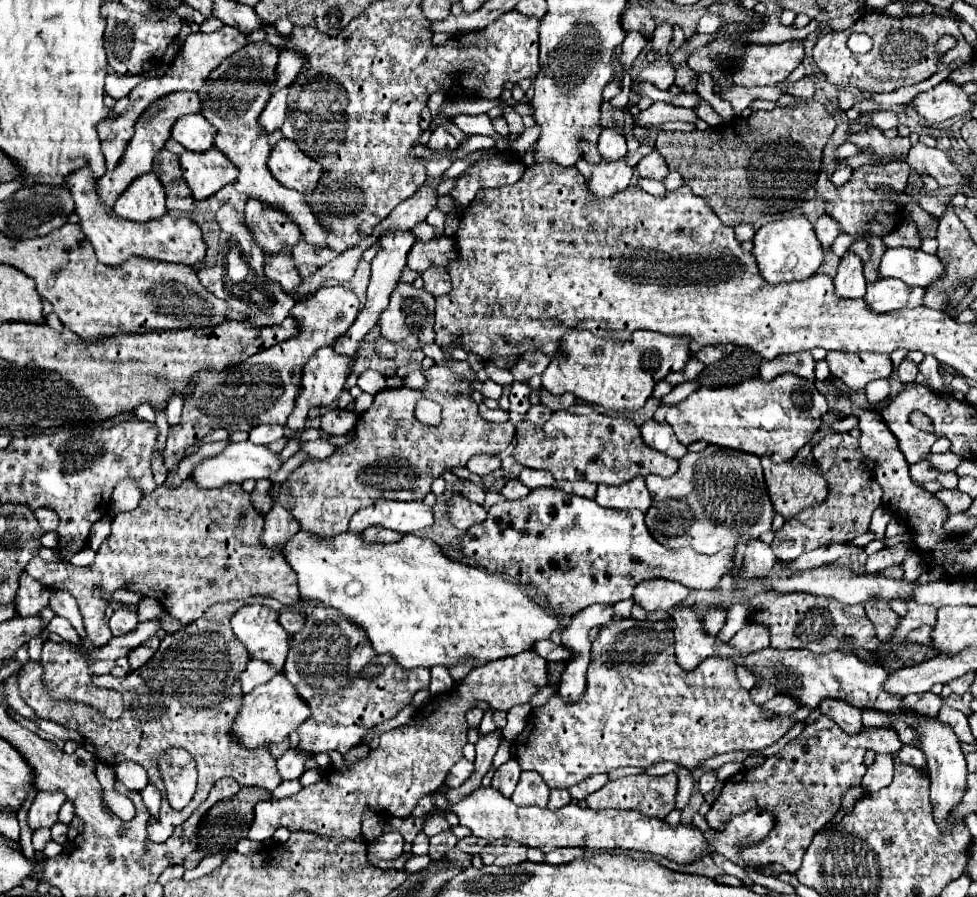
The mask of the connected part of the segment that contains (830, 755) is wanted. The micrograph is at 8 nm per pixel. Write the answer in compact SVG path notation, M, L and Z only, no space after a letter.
M820 716L816 722L808 724L802 734L798 738L794 738L792 742L788 742L778 754L774 756L768 756L764 764L760 766L754 766L754 768L744 768L742 772L734 774L732 778L726 780L718 800L712 804L712 808L708 810L706 814L706 822L714 828L714 830L720 830L722 824L730 818L730 816L736 816L736 814L742 814L742 812L748 812L752 808L764 808L768 812L774 812L776 816L776 828L772 830L770 838L766 842L762 842L760 846L748 846L744 848L744 860L746 862L752 862L752 864L782 864L790 874L794 874L798 870L798 866L802 864L802 858L804 858L804 852L806 848L810 846L814 834L826 824L830 822L836 812L840 810L840 802L842 802L842 796L854 788L854 786L860 786L864 774L866 774L866 764L864 764L864 754L868 750L876 752L876 754L892 754L896 750L902 748L902 742L898 740L898 734L894 730L888 730L888 728L864 728L864 732L860 732L858 736L850 736L846 734L844 730L840 730L840 726L830 720L828 716Z

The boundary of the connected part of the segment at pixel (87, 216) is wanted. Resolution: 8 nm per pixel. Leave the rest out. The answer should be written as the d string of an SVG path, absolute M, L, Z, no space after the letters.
M82 168L66 178L68 190L76 202L76 214L80 218L80 226L88 240L92 242L98 260L106 266L120 266L132 256L148 258L148 260L158 260L158 262L174 262L174 264L184 264L184 266L194 266L194 264L204 264L206 256L206 244L202 240L202 232L196 226L196 222L188 216L172 216L165 214L158 220L138 223L129 220L120 220L106 212L106 208L98 202L98 192L96 192L96 180L90 174L90 168Z

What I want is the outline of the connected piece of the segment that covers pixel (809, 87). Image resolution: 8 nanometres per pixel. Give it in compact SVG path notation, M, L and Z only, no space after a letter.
M804 76L802 80L794 82L794 84L786 84L784 88L784 94L790 94L790 96L796 96L796 98L812 98L816 92L816 86L814 86L814 80Z

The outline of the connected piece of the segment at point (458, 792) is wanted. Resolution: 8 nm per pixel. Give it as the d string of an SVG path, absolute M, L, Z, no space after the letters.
M500 730L490 734L490 736L484 736L480 738L480 742L476 744L476 760L474 760L474 772L472 772L472 778L464 784L464 786L458 786L458 788L450 788L448 790L448 798L452 802L458 802L462 796L470 796L470 792L478 790L482 778L486 776L486 772L490 770L492 766L492 758L498 750L498 744L502 740L502 734Z

